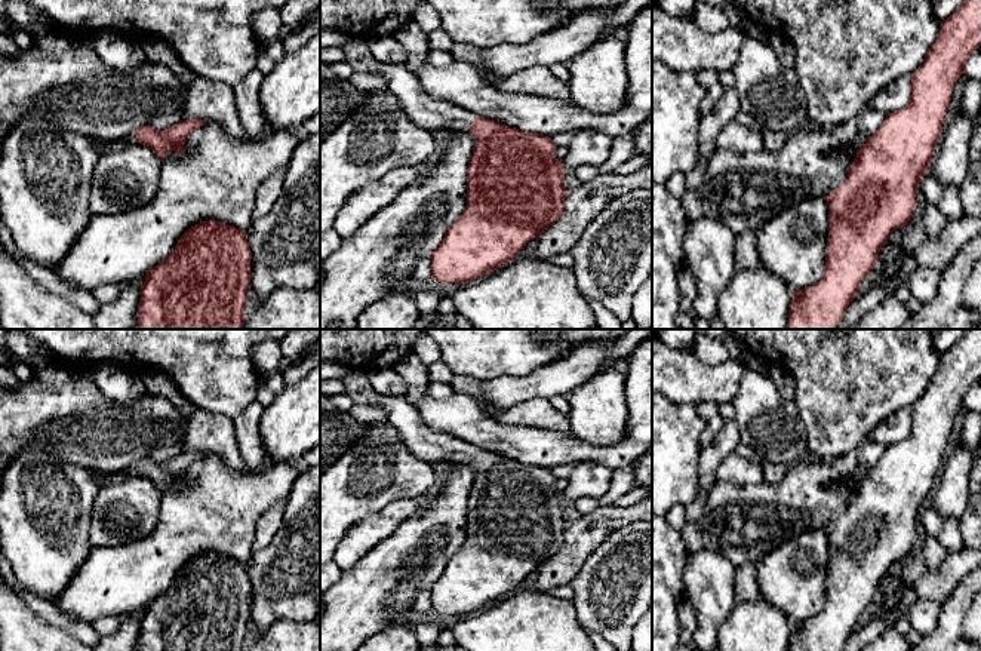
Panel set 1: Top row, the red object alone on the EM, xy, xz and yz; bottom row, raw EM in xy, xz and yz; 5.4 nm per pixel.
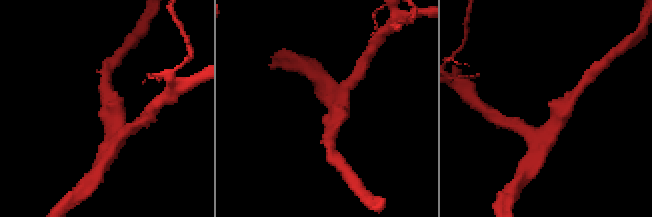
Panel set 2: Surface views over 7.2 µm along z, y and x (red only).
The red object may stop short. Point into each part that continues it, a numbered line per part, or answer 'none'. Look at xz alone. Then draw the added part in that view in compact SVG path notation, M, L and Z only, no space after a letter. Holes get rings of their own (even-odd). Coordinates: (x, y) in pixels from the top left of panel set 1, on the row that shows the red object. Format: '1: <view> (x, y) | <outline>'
1: xz (426, 111) | M350 40L344 50L345 61L354 71L381 74L387 80L388 89L400 99L409 119L416 126L430 132L442 128L468 132L474 122L474 113L422 93L415 76L405 64L390 65L376 61L365 40Z

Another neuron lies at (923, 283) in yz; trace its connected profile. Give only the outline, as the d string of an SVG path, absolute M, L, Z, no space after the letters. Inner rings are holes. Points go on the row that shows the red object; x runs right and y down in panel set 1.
M917 267L916 271L910 276L907 286L914 298L920 303L931 301L940 283L940 273L931 267Z

